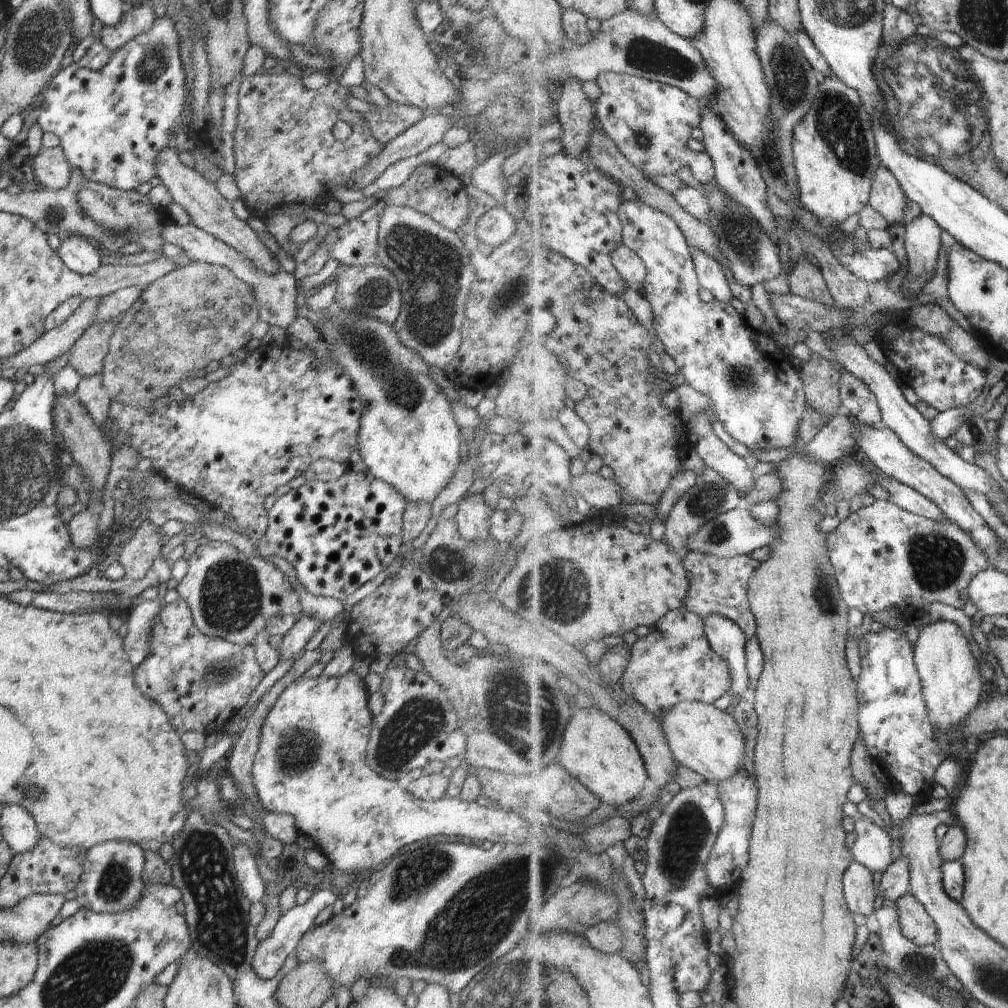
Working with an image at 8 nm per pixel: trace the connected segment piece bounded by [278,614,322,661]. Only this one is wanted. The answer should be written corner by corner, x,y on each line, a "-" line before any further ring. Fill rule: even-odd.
300,614
299,620
294,624
290,632
283,637
282,644
278,648
280,660
285,661
302,654
302,651
304,651
310,639
316,634
321,624
315,619

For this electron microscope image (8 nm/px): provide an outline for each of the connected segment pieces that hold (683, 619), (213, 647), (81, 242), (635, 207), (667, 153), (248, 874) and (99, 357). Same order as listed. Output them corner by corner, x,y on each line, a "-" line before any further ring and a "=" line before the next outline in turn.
687,607
673,609
650,634
632,647
631,667
623,677
623,688
660,720
685,701
716,704
735,680
731,665
711,646
705,619
=
182,600
162,604
152,628
149,656
135,668
136,687
143,696
162,706
168,721
180,736
189,731
207,736
223,733
264,677
265,673
255,658
255,648
252,645
236,645
223,639
203,636
194,625
190,608
=
70,235
56,252
70,271
81,276
92,275
102,266
99,252
81,237
=
641,199
624,201
619,213
624,226
624,241
644,261
648,270
644,296
651,302
655,313
654,334
676,361
687,384
706,394
714,402
714,410
726,431
752,451
774,451
794,447
799,442
803,417
808,410
804,380
790,356
778,346
778,339
768,333
750,328
745,316
732,304
704,302
698,292
702,288
695,258
687,237
673,217
658,211
=
613,71
601,75
597,82
603,94
596,104
596,115
607,134
635,166
650,177
676,175
682,168
690,168
693,177
701,185
717,178
709,154
706,151
692,152
688,148
688,140
692,139
694,128
701,126
705,110
702,100
667,83
=
239,842
233,848
233,860
237,880
243,894
252,903
260,903
267,894
266,883
262,881
255,858
247,845
=
94,323
78,338
67,354
67,364
80,375
90,377
103,370
103,359
109,350
109,343
116,324

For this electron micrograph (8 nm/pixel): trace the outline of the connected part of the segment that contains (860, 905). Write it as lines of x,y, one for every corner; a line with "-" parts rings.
854,861
844,880
845,898
852,913
876,914
876,880
874,874
860,862

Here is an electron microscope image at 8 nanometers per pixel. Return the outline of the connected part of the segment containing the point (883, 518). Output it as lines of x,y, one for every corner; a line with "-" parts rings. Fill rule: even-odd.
881,493
873,504
852,512
842,521
837,530
827,535
827,542
844,599
850,608
864,615
895,608
911,621
916,612
934,603
964,609
972,580
991,567
988,556
973,542
971,535
949,519
936,521
922,517
901,508

